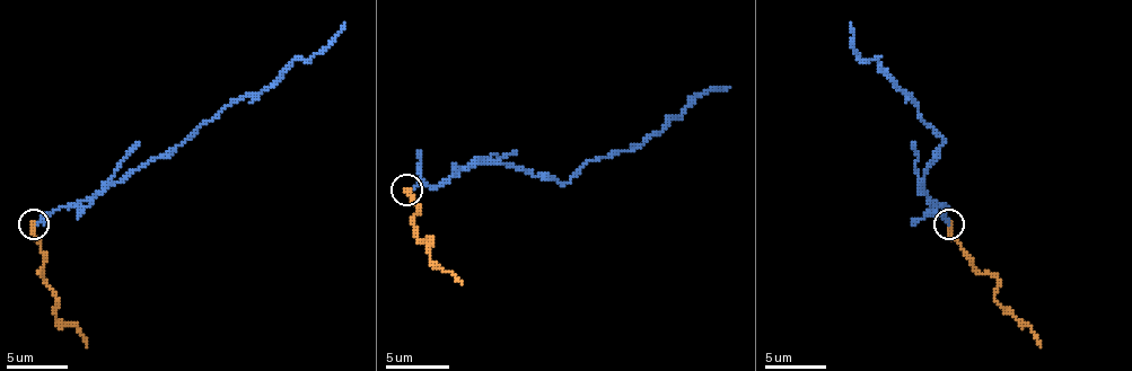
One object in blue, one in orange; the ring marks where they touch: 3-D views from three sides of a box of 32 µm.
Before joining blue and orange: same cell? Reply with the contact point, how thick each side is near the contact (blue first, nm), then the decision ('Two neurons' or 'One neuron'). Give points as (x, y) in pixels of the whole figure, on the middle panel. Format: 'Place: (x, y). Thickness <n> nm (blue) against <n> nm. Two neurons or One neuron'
Place: (406, 190). Thickness 160 nm (blue) against 180 nm. Two neurons

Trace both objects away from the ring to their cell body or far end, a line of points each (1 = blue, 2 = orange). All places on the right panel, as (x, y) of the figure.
1: (948, 224), (946, 206), (923, 194), (923, 173), (942, 139), (921, 121), (878, 59), (857, 53), (850, 23)
2: (948, 224), (948, 233), (964, 255), (982, 274), (998, 280), (994, 298), (1032, 329), (1041, 347)

